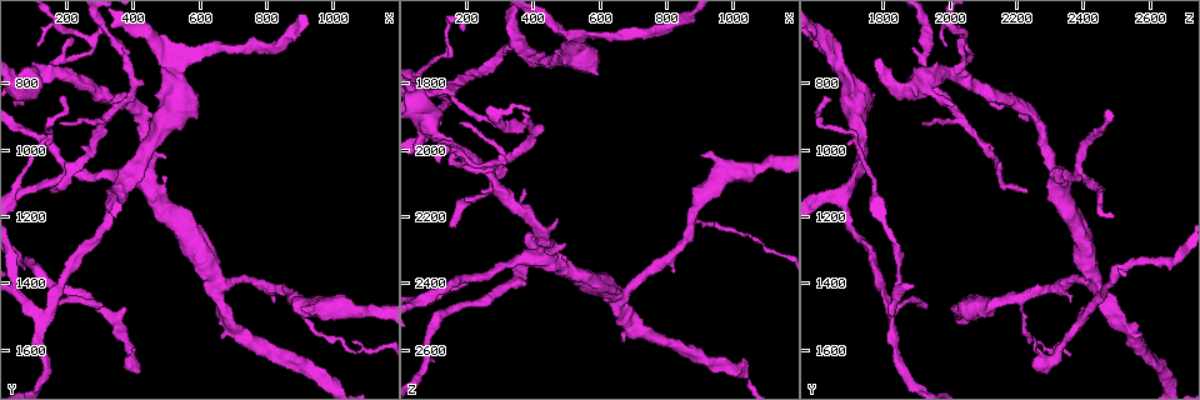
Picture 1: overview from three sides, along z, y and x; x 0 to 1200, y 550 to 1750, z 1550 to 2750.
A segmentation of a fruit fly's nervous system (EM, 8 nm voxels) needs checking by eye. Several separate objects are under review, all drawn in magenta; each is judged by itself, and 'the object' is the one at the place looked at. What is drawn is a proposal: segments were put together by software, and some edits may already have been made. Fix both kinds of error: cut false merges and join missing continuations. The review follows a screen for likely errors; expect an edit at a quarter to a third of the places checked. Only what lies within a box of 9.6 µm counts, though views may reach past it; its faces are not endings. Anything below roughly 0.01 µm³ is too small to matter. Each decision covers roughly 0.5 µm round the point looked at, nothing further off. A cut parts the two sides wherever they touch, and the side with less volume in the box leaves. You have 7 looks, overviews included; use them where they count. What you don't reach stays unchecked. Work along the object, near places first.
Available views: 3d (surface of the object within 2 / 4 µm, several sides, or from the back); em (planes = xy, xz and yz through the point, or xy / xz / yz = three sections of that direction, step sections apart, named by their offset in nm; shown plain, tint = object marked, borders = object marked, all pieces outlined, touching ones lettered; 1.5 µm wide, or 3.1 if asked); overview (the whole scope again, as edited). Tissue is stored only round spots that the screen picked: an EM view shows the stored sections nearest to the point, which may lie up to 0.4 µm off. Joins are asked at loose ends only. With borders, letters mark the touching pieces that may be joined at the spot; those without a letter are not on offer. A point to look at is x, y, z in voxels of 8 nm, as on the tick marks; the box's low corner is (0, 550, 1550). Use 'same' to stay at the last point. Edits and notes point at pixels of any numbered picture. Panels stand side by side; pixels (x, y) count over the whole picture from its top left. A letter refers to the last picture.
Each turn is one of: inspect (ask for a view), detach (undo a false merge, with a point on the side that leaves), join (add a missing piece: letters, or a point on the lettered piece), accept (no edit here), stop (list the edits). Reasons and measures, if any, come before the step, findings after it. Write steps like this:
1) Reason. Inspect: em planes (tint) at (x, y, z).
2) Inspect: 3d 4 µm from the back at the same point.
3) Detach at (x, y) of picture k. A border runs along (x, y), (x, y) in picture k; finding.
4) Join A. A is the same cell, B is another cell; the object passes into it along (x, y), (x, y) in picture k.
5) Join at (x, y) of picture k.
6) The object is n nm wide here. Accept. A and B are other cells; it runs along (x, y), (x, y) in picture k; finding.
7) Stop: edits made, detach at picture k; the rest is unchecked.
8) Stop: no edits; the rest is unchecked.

Thick turns thin. Inspect: 3d 2 µm at (180, 770, 2000).

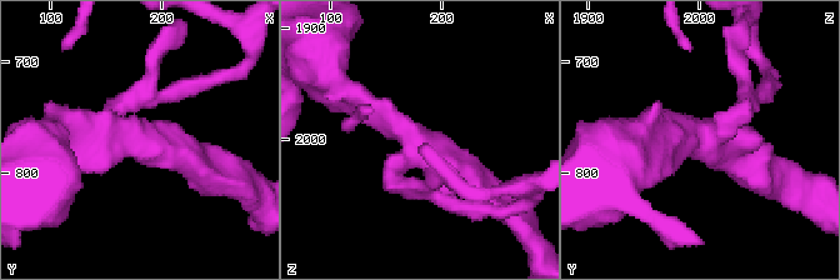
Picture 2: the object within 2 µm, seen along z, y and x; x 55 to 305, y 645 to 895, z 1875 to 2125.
Shape alone is not enough. Inspect: em planes (plain) at (170, 770, 1996).

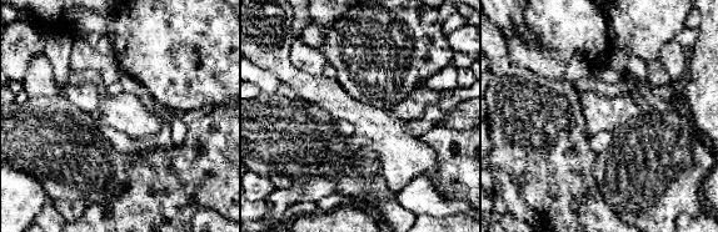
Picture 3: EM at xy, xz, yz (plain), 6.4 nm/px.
See the neighbours. Inspect: em planes (borders) at the same point.

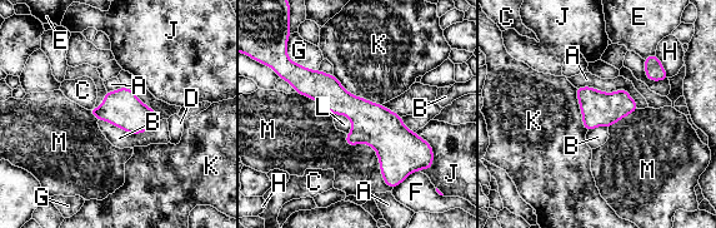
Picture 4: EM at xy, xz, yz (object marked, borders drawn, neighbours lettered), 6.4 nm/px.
The object is 220 nm wide here; the longest contact is with M, 460 nm. Accept. A, B, C, D, E, F, G, H, J, K, L and M are other cells; continuous, no second cell.

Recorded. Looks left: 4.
Inspect: em planes (borders) at (910, 1480, 2020).

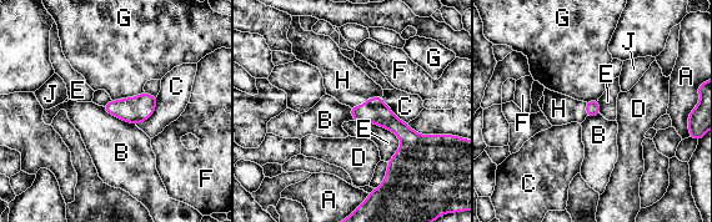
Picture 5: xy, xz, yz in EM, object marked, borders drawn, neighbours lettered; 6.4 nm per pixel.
The longest contact is with E, 360 nm. Join H. H is the same cell, A, B, C, D, E, F, G and J are other cells; the object passes into it along (375, 111), (366, 100), (342, 80) in picture 5; the cell continues.

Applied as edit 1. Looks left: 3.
Free end. Inspect: 3d 2 µm at (680, 1550, 2570).

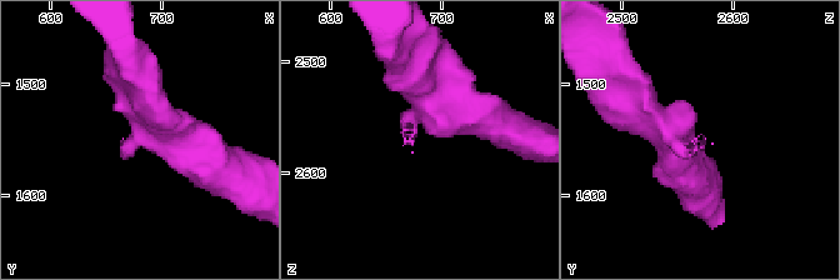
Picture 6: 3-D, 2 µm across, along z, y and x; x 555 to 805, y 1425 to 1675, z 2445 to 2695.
Inspect: em planes (tint) at (676, 1548, 2572).

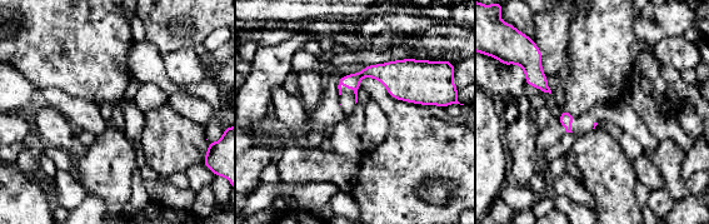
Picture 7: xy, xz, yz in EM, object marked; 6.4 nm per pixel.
Inspect: em planes (borders) at the same point.

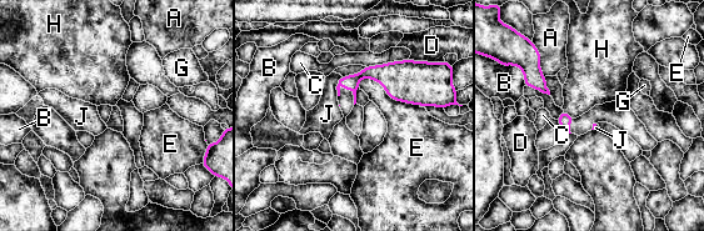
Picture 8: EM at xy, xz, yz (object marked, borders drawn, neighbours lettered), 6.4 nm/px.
Accept. A, B, C, D, E, G, H and J are other cells; a border runs along (563, 109), (575, 117) in picture 8; none of them fits.

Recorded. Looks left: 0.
Stop: edits made, join at picture 5; the rest is unchecked.

